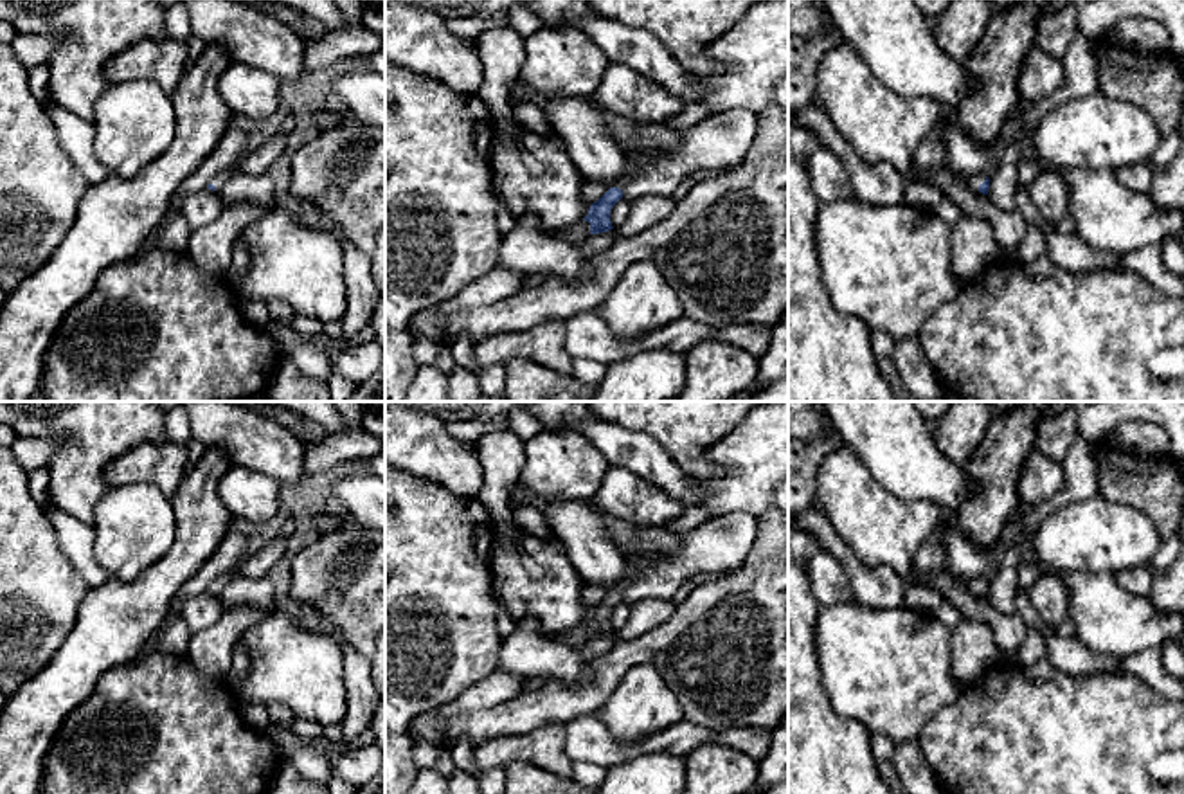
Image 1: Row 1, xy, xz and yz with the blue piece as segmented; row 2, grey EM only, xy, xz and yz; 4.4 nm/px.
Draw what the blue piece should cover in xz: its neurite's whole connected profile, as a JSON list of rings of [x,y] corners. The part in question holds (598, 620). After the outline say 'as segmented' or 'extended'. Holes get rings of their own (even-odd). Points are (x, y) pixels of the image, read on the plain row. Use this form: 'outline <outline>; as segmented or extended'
outline [[[641,551],[626,555],[623,580],[597,605],[590,609],[588,618],[583,621],[590,627],[590,637],[599,637],[614,632],[610,625],[610,614],[623,601],[626,587],[632,583],[635,573],[641,569],[642,560],[648,556],[650,553]]]; extended

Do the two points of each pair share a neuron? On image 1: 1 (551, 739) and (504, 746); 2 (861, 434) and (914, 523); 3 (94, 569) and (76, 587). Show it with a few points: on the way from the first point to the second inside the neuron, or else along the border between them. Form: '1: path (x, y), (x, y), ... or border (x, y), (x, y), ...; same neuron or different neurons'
1: path (540, 746), (515, 746); same neuron
2: border (866, 469), (893, 494), (929, 499), (940, 506); different neurons
3: border (60, 544), (69, 562), (90, 587); different neurons

